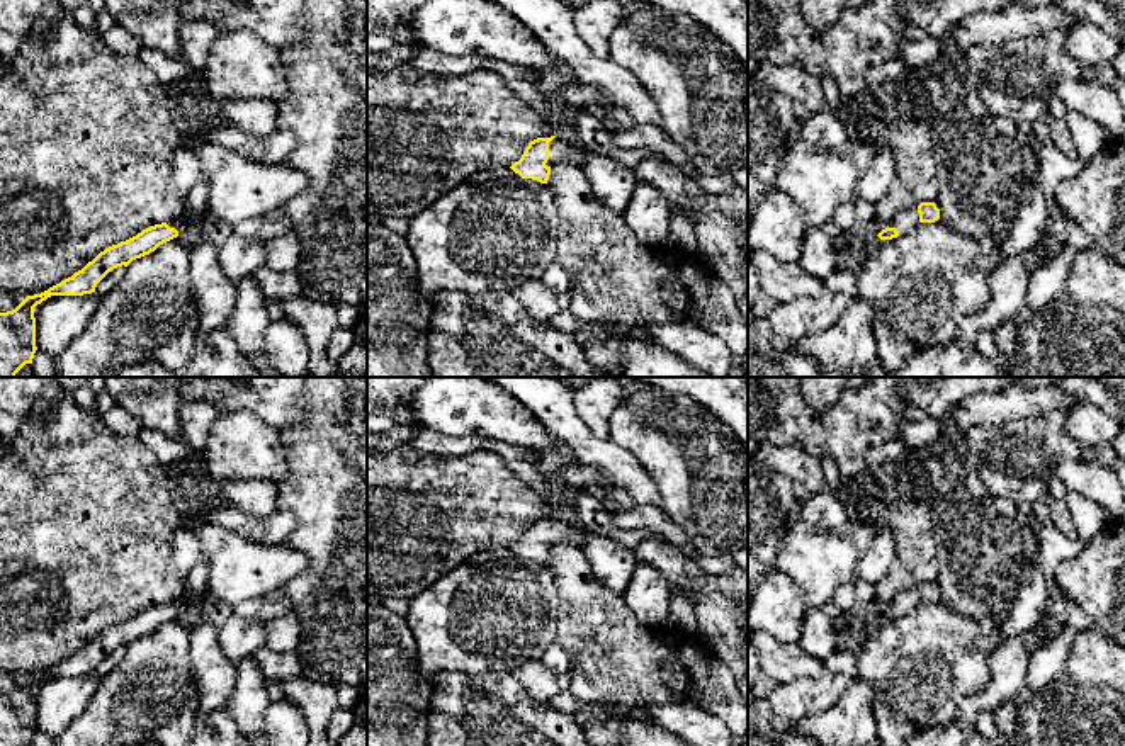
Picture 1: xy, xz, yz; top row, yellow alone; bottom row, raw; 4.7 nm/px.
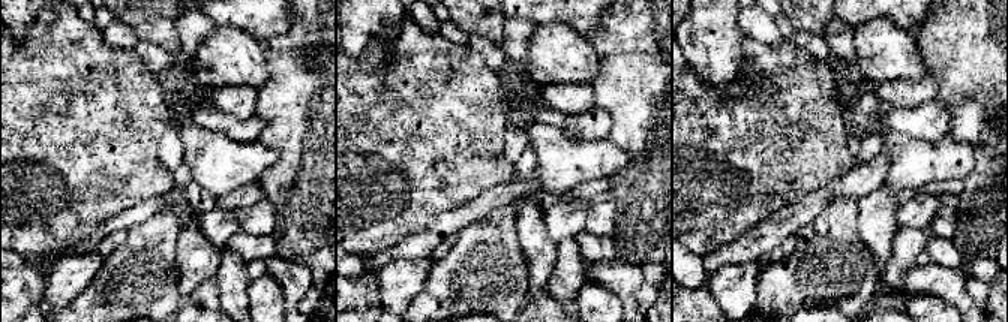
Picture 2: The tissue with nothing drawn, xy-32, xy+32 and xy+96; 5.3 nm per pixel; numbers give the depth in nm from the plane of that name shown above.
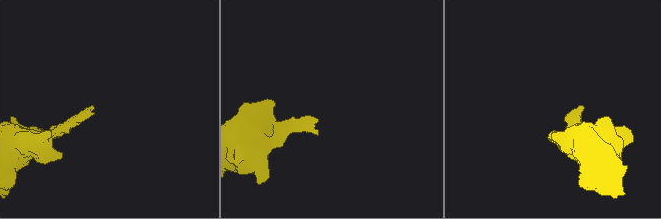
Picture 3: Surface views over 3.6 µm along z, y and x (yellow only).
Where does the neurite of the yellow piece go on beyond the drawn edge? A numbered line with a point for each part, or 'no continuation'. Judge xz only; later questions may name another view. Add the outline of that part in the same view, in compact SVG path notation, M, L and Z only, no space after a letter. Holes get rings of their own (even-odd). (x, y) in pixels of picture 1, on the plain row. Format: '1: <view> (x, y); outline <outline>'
1: xz (563, 529); outline M556 517L549 523L549 540L546 545L554 547L556 544L568 542L583 547L586 535L588 528L578 525L573 518Z

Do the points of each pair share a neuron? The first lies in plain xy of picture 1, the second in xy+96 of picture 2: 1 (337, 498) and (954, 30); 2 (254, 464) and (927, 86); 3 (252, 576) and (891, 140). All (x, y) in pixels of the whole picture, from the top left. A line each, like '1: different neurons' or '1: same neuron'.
1: same neuron
2: different neurons
3: same neuron

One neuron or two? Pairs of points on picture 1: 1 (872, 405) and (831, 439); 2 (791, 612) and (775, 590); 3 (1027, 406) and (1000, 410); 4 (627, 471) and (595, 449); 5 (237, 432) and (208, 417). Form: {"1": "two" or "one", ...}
{"1": "one", "2": "one", "3": "one", "4": "one", "5": "two"}

